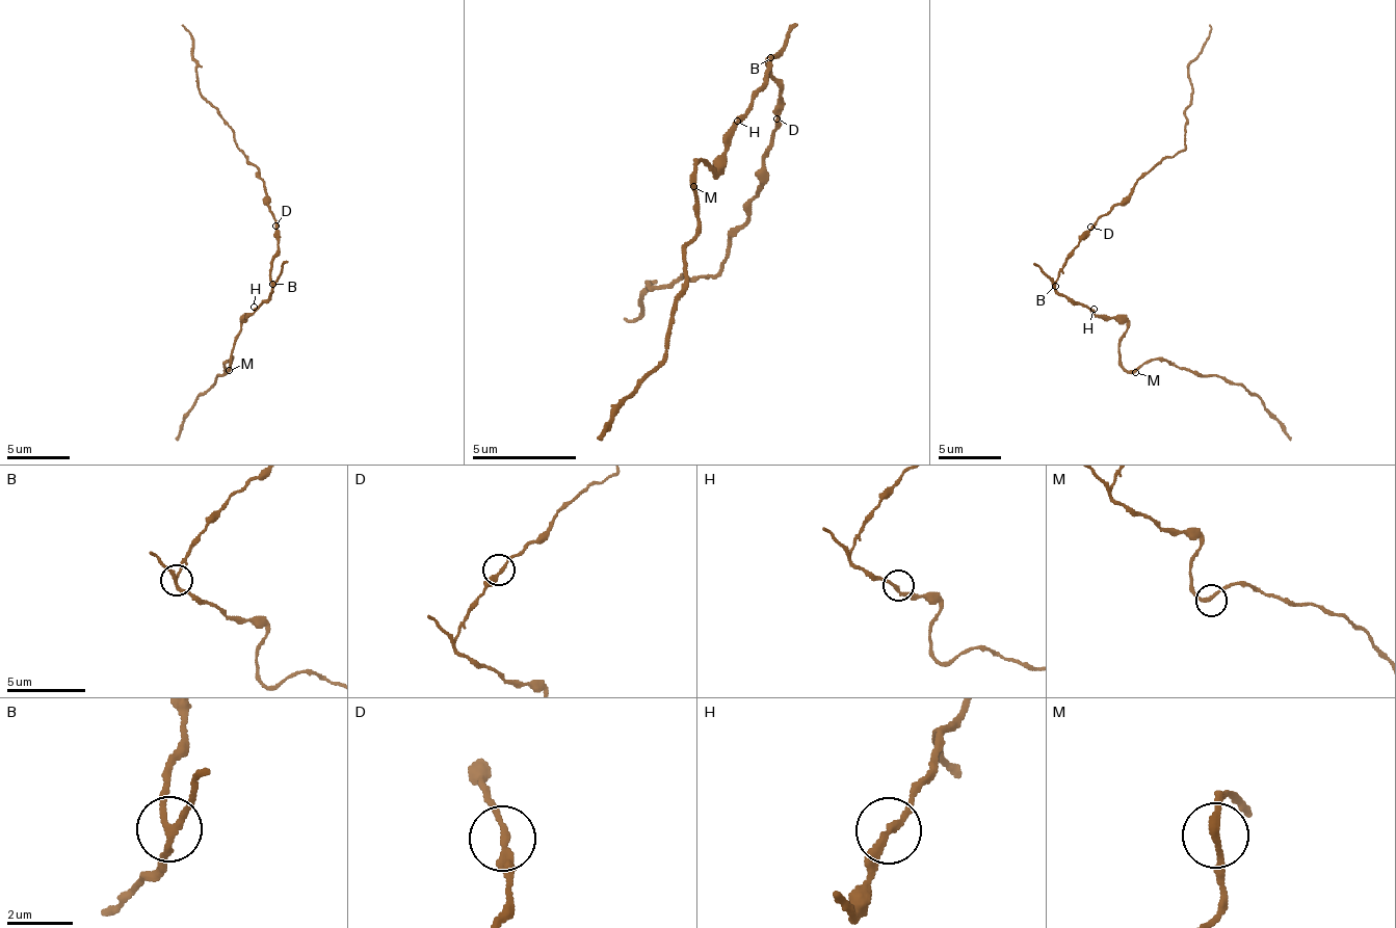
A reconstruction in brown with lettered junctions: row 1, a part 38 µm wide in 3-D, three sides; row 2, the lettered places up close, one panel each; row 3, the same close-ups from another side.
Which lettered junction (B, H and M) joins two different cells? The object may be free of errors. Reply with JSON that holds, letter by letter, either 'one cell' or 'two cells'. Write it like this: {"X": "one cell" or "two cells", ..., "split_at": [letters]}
{"B": "two cells", "H": "one cell", "M": "one cell", "split_at": ["B"]}

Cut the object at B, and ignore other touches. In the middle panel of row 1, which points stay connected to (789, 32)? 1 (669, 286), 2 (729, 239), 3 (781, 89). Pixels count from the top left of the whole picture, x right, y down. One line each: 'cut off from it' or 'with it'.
1: cut off from it
2: cut off from it
3: cut off from it

